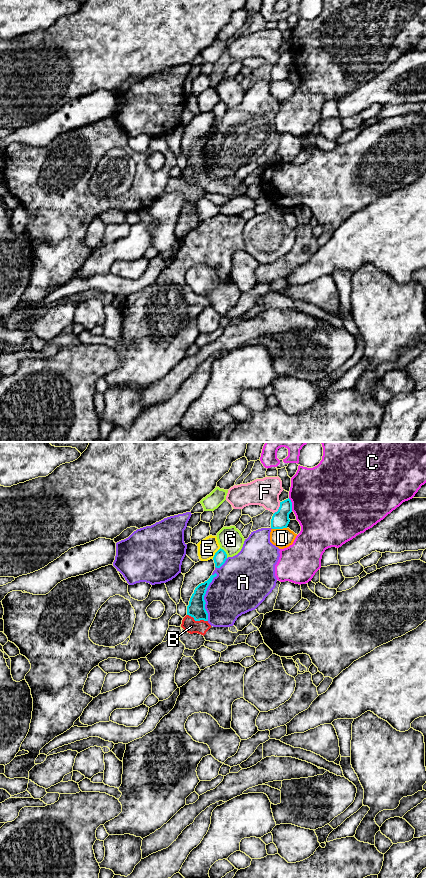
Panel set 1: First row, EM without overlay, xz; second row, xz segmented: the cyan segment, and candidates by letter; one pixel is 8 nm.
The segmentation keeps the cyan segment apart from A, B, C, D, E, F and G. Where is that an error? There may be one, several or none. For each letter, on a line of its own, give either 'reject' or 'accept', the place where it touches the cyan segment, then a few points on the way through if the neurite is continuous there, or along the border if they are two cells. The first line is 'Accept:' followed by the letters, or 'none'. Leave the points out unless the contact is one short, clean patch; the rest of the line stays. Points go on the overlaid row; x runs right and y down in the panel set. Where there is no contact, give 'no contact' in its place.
Accept: none
A: reject; contact xz (204, 595)
B: reject; contact xz (197, 620); border xz (187, 614), (195, 620), (207, 621)
C: reject; contact xz (291, 504)
D: reject; contact xz (279, 528)
E: reject; contact xz (215, 553)
F: reject; contact xz (279, 508)
G: reject; contact xz (225, 552)

